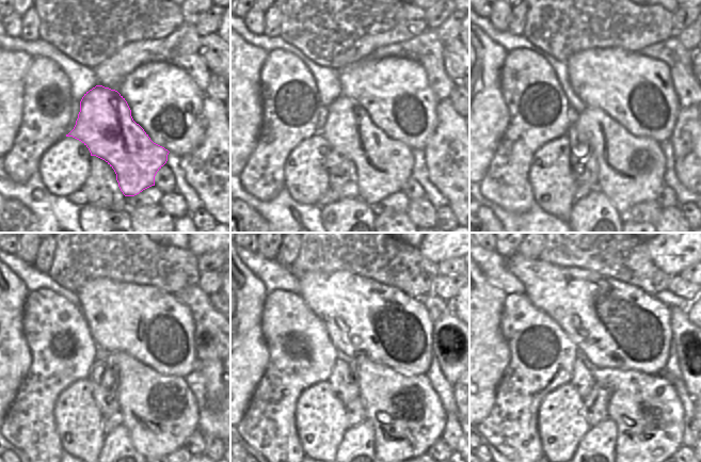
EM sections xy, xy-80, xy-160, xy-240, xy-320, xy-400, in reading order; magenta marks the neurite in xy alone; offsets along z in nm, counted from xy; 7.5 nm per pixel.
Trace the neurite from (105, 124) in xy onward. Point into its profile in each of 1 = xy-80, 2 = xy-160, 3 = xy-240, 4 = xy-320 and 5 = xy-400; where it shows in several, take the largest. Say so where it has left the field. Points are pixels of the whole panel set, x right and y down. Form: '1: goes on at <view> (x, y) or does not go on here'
1: goes on at xy-80 (384, 164)
2: goes on at xy-160 (631, 169)
3: goes on at xy-240 (160, 412)
4: goes on at xy-320 (407, 414)
5: goes on at xy-400 (649, 414)

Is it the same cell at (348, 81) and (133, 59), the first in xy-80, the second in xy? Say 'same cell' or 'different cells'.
different cells

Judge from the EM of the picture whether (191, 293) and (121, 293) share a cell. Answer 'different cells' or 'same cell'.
different cells

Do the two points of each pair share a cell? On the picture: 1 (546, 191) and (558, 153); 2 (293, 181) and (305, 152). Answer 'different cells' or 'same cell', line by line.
1: same cell
2: same cell

